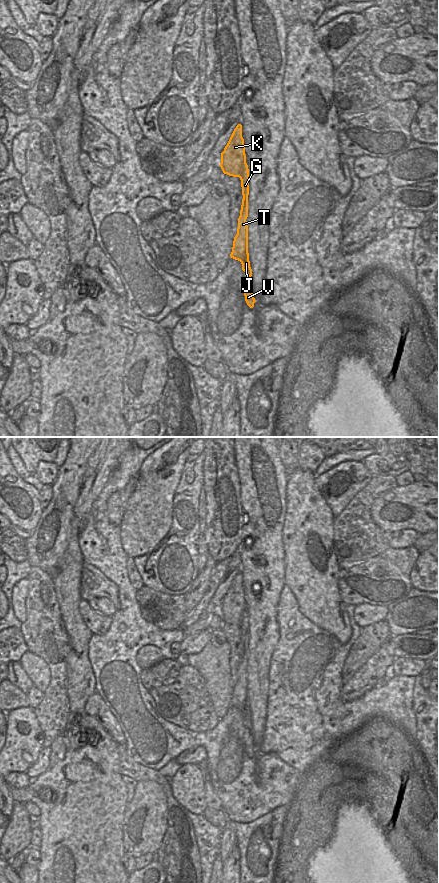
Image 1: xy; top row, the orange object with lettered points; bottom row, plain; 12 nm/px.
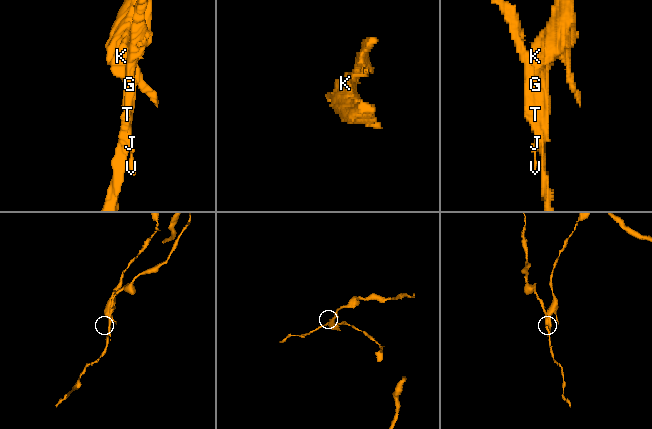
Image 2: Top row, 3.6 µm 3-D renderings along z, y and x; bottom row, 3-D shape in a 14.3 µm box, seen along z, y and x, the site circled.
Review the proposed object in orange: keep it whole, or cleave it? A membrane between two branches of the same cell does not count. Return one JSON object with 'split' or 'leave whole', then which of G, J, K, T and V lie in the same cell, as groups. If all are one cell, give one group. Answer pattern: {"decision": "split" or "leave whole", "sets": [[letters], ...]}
{"decision": "split", "sets": [["G", "J", "T", "V"], ["K"]]}

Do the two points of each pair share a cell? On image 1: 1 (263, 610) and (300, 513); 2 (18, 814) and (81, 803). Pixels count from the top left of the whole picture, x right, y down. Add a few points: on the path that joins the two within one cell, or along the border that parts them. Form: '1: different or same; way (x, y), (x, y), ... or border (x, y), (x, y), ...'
1: different; border (281, 530), (285, 577)
2: different; border (23, 802), (15, 803)

